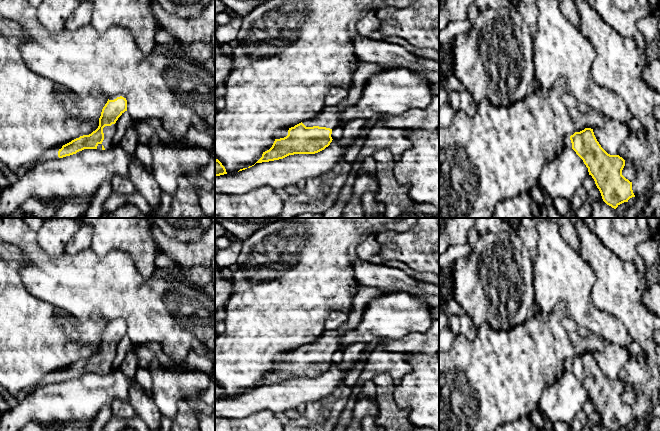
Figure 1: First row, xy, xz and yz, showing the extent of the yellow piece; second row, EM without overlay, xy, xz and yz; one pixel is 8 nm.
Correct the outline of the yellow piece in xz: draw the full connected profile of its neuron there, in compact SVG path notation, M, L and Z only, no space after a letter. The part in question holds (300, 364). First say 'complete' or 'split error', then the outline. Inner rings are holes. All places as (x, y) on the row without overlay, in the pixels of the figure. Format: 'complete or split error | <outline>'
split error | M359 285L344 324L337 330L325 330L313 343L279 355L272 371L263 376L256 387L279 384L294 378L315 378L324 374L333 364L331 358L339 350L341 336L358 325L372 299L385 294L387 293L377 288Z

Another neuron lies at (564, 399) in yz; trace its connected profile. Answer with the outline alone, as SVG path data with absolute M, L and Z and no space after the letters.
M564 371L544 390L538 409L551 422L562 421L570 425L588 399L588 392L583 384L572 372Z

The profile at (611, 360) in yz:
M604 340L604 350L593 352L594 359L601 371L610 379L618 379L620 372L629 359L626 347Z

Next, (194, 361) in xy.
M150 343L148 346L142 347L137 355L140 366L145 368L156 359L170 370L197 370L207 374L215 371L213 360L205 355L190 351L182 362L177 362L172 356L165 354L158 343Z

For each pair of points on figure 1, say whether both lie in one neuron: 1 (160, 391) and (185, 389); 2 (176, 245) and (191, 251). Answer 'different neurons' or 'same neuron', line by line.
1: same neuron
2: same neuron

